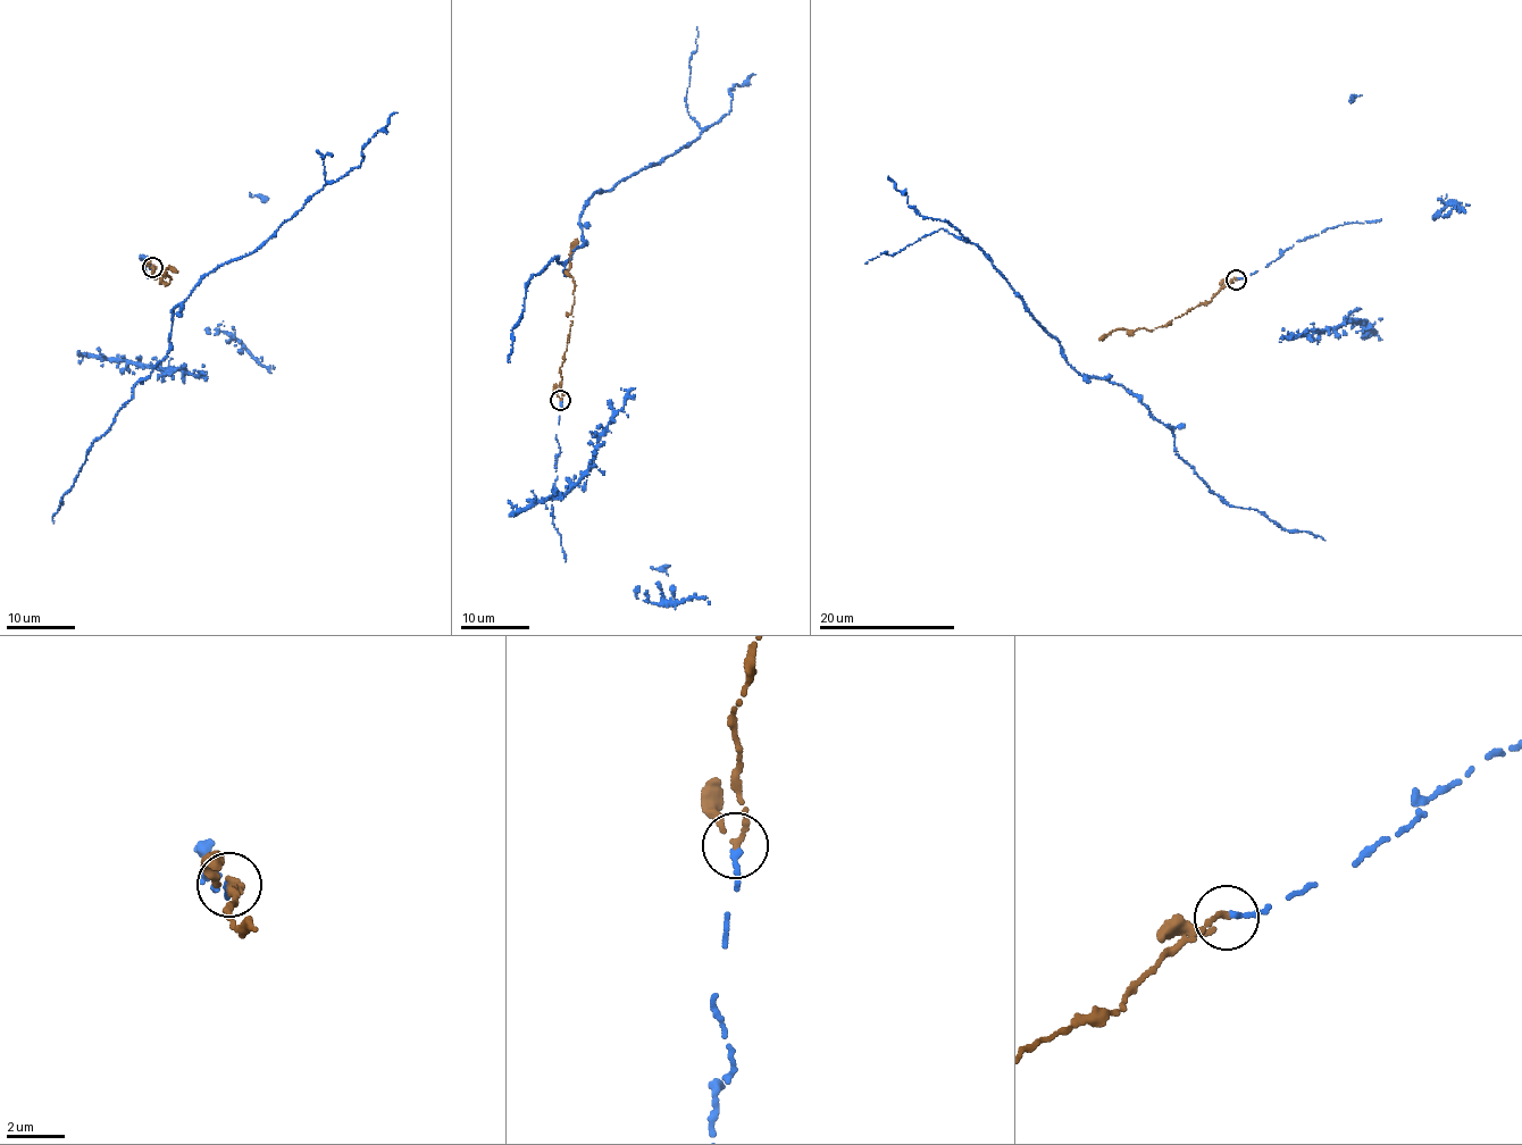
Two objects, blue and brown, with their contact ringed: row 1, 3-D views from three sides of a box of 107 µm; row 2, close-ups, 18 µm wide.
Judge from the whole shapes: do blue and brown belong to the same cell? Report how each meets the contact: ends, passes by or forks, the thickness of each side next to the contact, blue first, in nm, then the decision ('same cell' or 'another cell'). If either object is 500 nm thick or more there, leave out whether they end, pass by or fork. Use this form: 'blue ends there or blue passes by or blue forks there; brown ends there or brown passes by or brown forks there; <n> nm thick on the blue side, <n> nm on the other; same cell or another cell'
blue ends there; brown passes by; 220 nm thick on the blue side, 180 nm on the other; same cell

